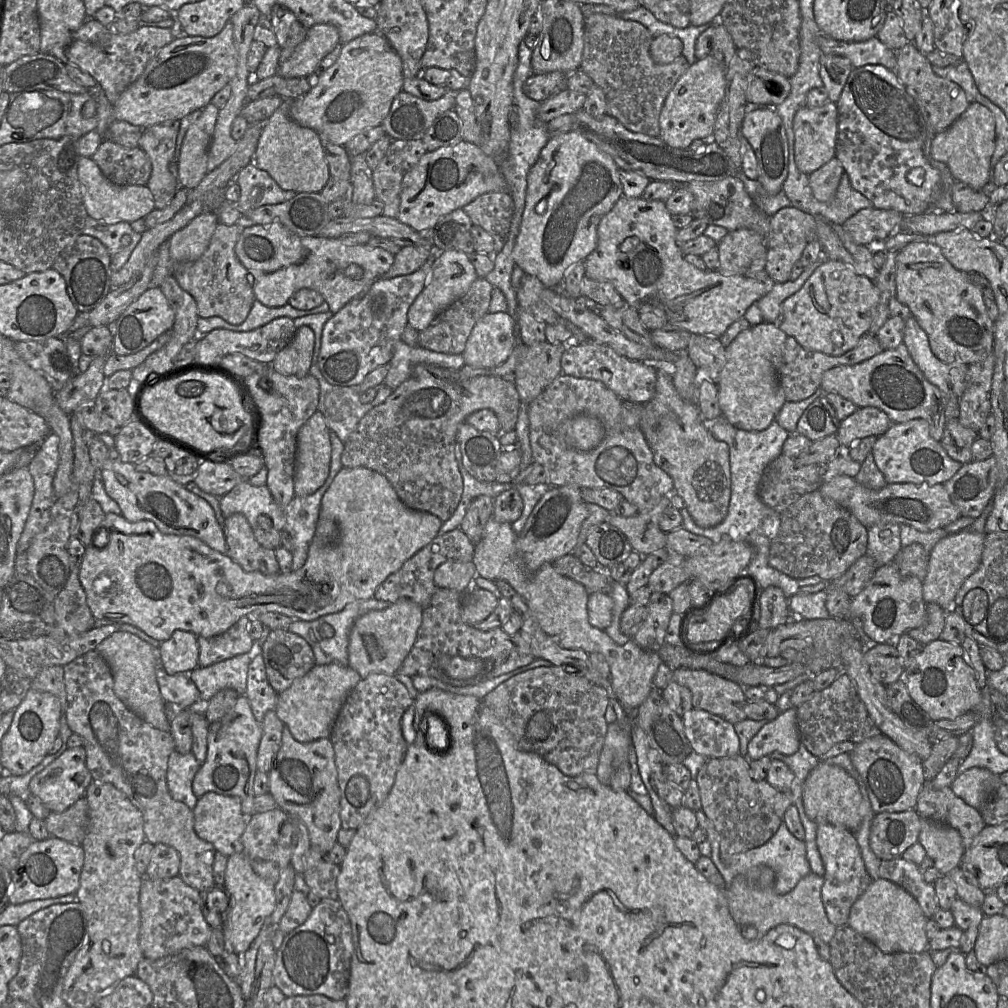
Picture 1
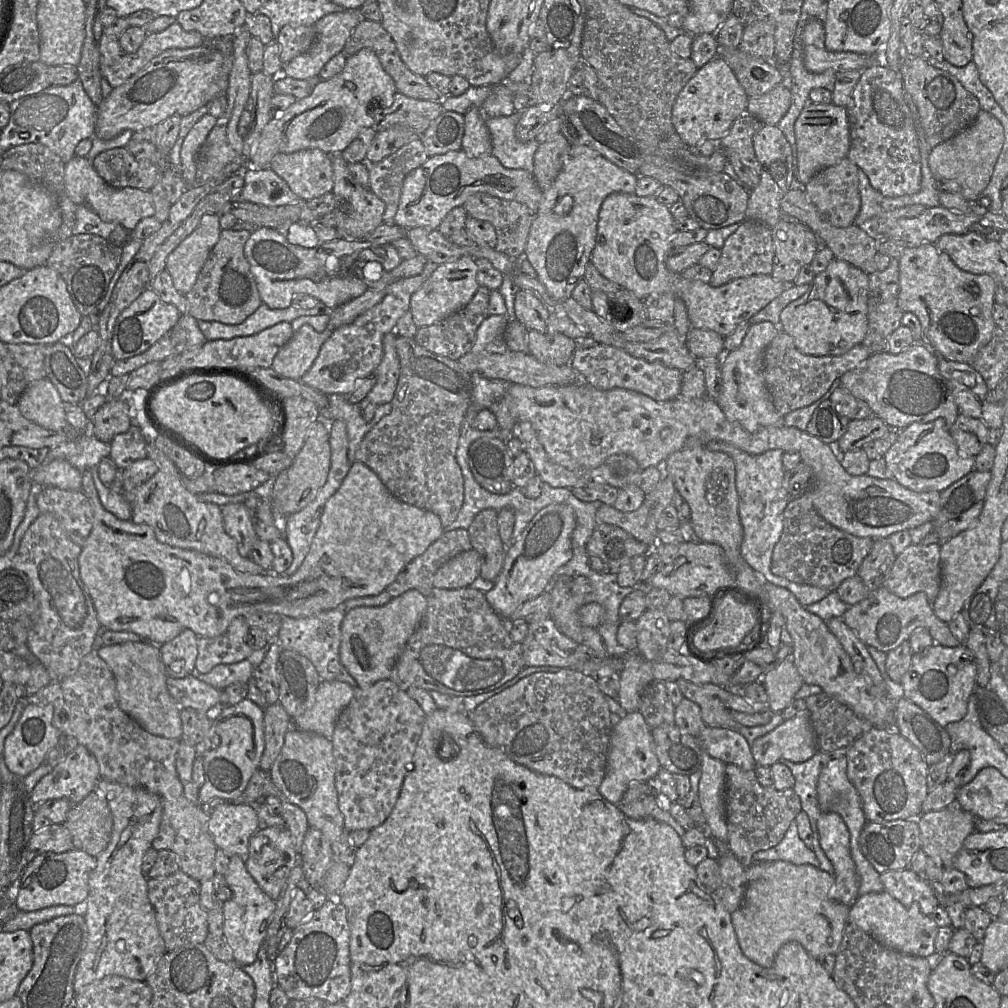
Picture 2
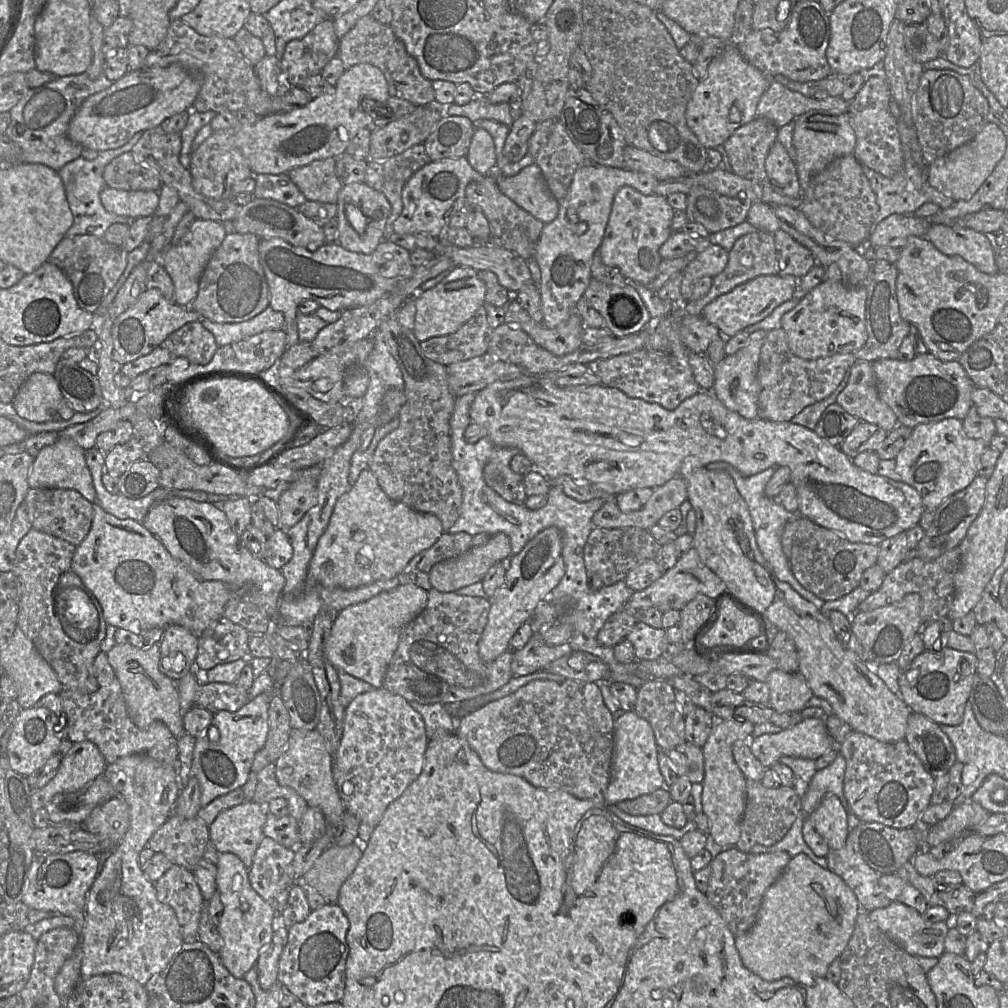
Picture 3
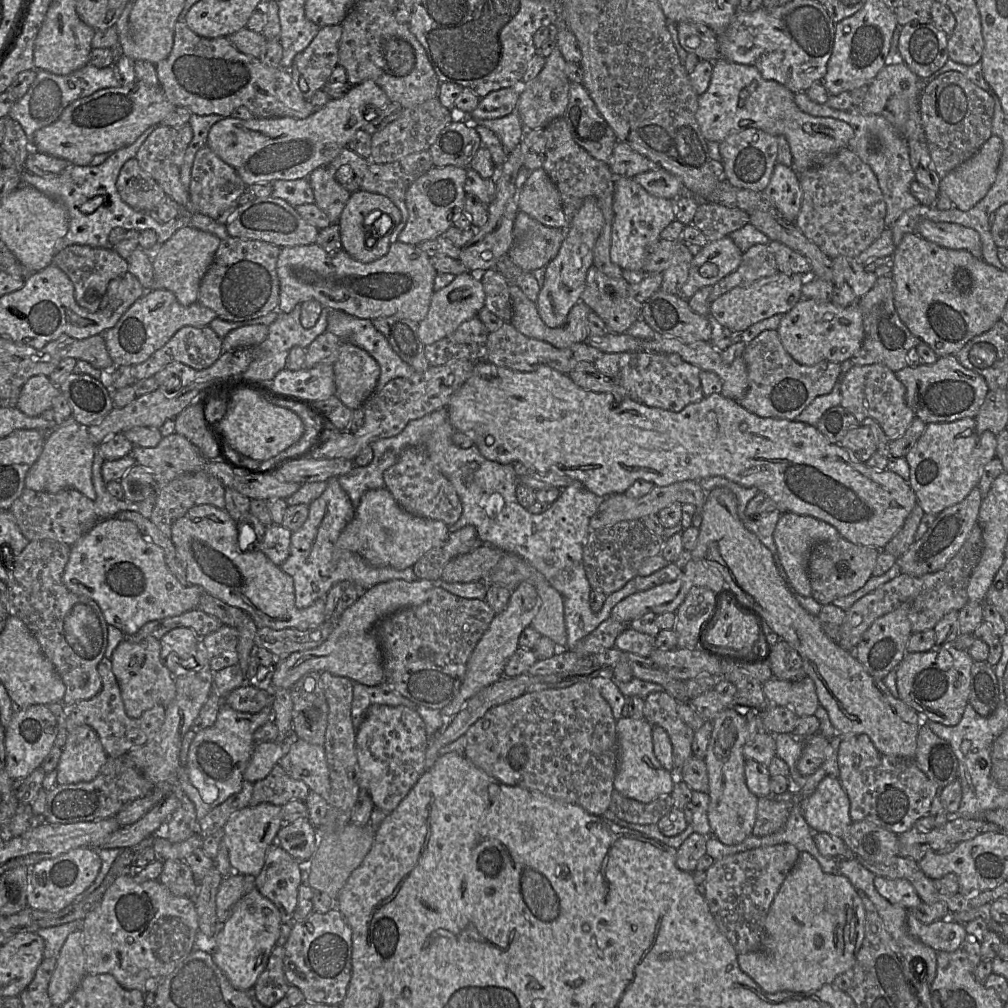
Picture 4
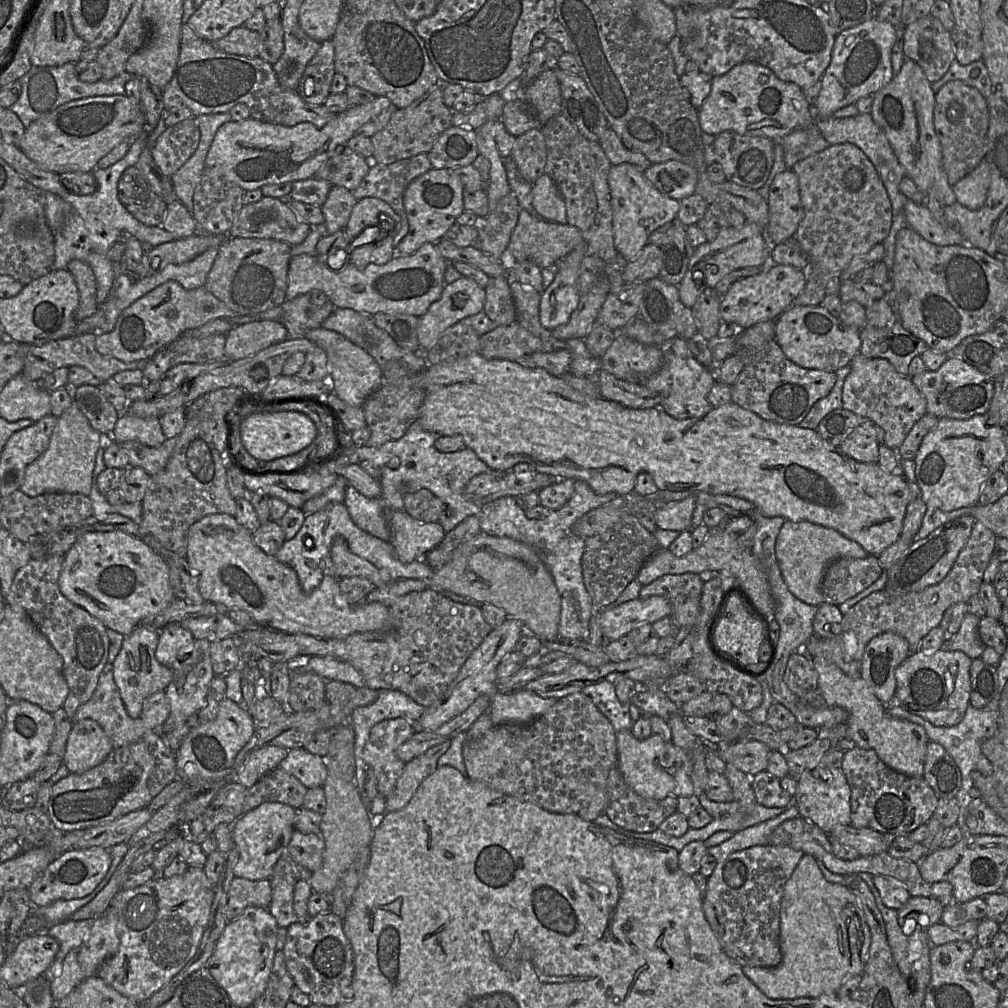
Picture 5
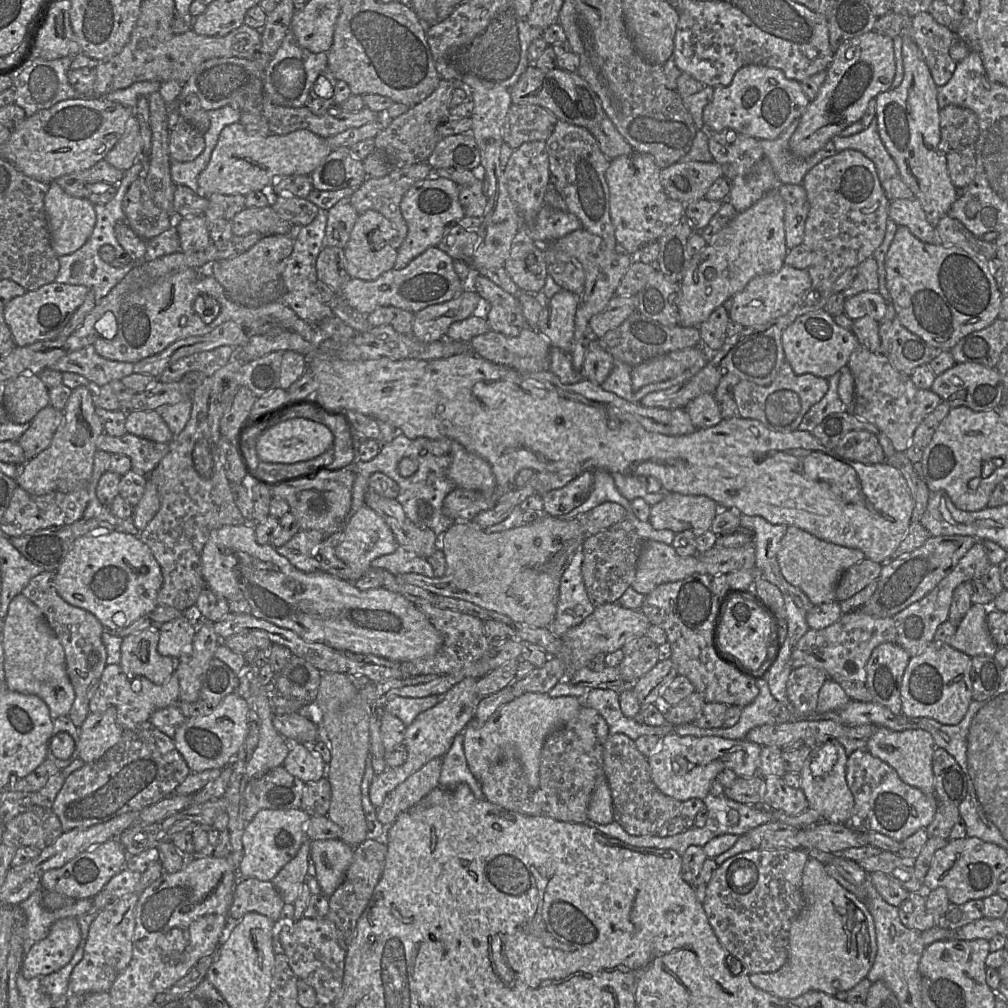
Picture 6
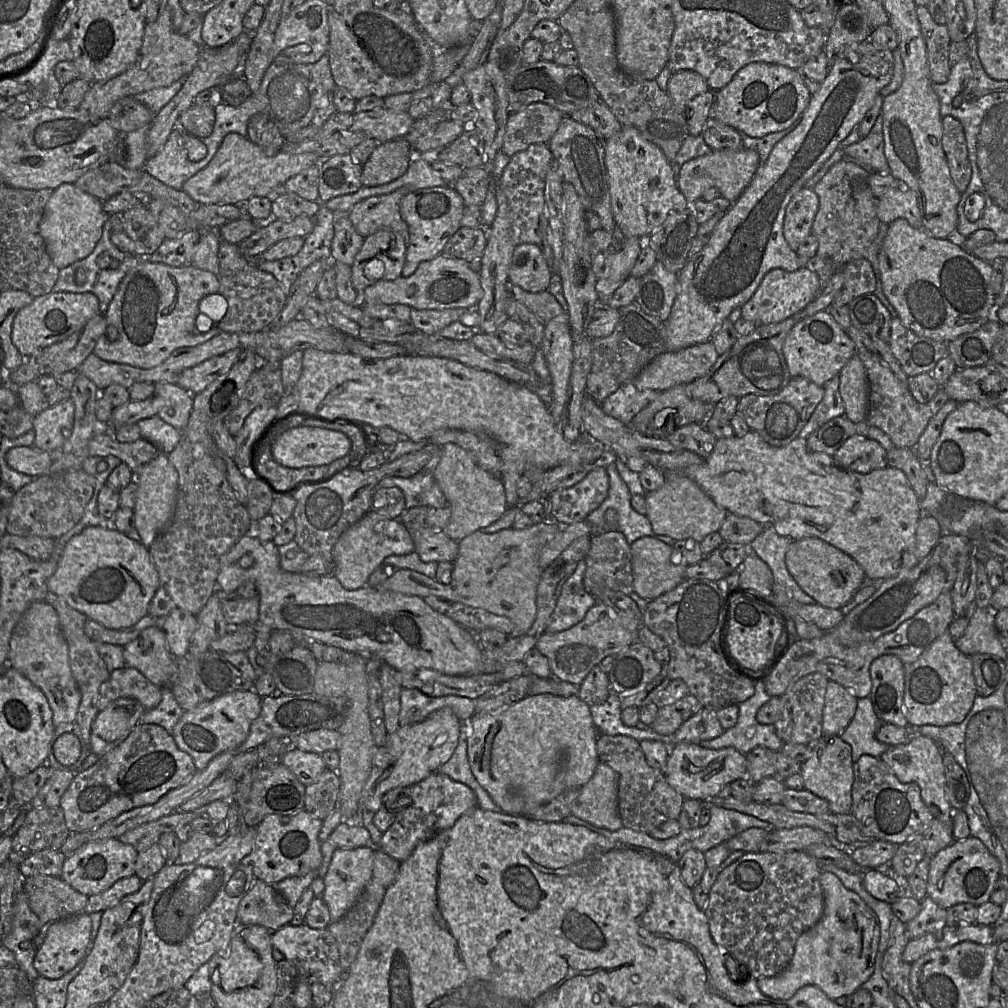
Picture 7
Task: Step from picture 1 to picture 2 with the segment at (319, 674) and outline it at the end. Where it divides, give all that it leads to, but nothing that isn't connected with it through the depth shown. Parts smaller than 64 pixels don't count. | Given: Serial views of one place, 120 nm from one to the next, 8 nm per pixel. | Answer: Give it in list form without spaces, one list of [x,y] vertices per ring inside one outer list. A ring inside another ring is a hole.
[[[333,680],[321,681],[314,705],[292,719],[292,725],[331,739],[337,719],[350,703],[355,688],[348,683]]]

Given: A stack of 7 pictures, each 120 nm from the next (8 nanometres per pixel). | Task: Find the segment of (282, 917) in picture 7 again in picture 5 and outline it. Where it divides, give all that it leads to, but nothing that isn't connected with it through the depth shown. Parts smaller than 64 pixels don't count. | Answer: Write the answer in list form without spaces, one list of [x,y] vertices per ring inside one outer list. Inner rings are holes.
[[[235,876],[228,893],[226,920],[232,922],[250,906],[268,909],[271,899],[272,888],[269,879],[249,880]]]

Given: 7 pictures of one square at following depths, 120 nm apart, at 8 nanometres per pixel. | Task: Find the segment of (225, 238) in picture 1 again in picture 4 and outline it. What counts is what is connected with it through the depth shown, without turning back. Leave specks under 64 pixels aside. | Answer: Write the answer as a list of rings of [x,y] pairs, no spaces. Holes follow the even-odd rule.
[[[229,237],[220,242],[199,288],[198,303],[228,322],[256,319],[277,311],[280,284],[277,261],[281,248],[263,241]]]

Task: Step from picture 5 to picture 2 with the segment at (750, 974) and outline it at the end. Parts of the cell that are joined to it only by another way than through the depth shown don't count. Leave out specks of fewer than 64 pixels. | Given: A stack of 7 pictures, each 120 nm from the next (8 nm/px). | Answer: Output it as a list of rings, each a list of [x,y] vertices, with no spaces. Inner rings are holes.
[[[786,861],[755,862],[746,867],[749,881],[742,905],[731,913],[732,924],[743,954],[756,965],[771,967],[780,948],[789,942],[799,943],[813,958],[837,952],[844,928],[849,922],[850,906],[831,899],[834,876],[810,864],[795,865]]]

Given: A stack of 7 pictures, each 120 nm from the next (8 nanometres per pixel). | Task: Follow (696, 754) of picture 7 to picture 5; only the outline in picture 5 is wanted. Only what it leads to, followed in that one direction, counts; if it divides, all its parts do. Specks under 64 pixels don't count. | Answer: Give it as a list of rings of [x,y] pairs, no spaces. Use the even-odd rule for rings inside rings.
[[[631,730],[617,732],[617,767],[625,782],[639,796],[662,800],[666,797],[687,797],[696,794],[691,780],[692,760],[688,752],[672,741],[664,741],[658,734],[639,740]],[[757,740],[720,742],[717,750],[725,763],[733,764],[751,777],[767,769],[771,752],[767,745]]]

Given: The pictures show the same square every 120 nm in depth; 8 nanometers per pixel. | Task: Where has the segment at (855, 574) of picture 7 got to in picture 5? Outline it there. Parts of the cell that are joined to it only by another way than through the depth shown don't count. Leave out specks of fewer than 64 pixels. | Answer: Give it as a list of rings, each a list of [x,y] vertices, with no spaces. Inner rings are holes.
[[[786,520],[776,539],[776,558],[788,589],[802,602],[818,607],[825,603],[821,585],[828,565],[838,558],[862,559],[867,555],[861,545],[838,531],[808,521]]]

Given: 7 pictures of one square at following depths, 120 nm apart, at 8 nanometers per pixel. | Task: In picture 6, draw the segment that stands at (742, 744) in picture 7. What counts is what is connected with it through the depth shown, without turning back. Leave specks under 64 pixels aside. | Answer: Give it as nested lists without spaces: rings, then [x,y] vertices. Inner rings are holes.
[[[767,678],[756,682],[759,689],[758,696],[752,703],[741,708],[741,717],[731,728],[702,729],[694,723],[675,726],[674,731],[680,736],[721,737],[730,740],[743,740],[753,728],[762,725],[776,724],[772,716],[772,709],[777,701],[770,692]]]

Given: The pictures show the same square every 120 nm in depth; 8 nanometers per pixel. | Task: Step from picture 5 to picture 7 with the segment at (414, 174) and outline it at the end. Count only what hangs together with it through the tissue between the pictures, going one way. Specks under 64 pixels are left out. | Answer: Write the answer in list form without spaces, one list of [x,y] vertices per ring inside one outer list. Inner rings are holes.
[[[401,187],[389,194],[371,196],[356,203],[348,212],[353,227],[364,238],[380,229],[390,229],[407,247],[409,231],[400,214],[400,203],[408,193],[409,188]]]

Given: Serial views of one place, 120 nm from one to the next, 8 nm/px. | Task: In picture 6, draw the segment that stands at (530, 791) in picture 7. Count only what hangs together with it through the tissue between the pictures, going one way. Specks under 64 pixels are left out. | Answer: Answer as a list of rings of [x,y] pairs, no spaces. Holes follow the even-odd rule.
[[[529,692],[497,709],[485,722],[472,719],[462,733],[464,754],[470,772],[479,780],[505,755],[513,754],[520,760],[530,786],[537,788],[540,755],[545,739],[573,719],[582,705],[579,699],[571,696],[550,697],[548,694]]]

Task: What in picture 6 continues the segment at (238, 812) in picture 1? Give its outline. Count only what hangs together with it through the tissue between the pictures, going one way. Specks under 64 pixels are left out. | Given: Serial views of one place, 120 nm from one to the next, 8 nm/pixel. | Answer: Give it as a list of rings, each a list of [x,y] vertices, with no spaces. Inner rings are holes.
[[[301,808],[260,810],[254,819],[246,824],[242,836],[243,858],[239,866],[239,877],[272,881],[277,873],[297,855],[306,839],[305,827],[310,818]]]

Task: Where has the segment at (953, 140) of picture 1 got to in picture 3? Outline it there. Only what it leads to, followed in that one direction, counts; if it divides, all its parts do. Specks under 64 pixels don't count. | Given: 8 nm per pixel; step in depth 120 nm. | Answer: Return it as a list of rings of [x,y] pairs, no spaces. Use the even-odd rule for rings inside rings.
[[[987,122],[971,141],[930,163],[927,166],[927,182],[955,202],[967,201],[973,197],[1002,159],[1006,144],[1006,136],[999,126]]]

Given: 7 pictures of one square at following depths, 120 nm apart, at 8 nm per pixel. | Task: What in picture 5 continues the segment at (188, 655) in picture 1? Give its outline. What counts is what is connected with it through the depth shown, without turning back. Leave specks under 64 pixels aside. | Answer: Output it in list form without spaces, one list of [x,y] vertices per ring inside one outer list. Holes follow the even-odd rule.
[[[182,623],[168,624],[159,631],[156,658],[161,664],[171,668],[177,658],[181,661],[184,653],[192,653],[194,641],[193,634]]]

